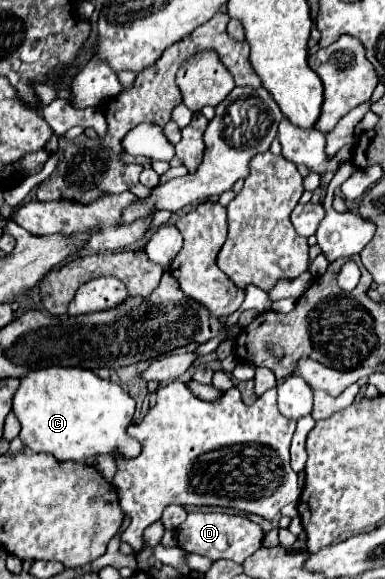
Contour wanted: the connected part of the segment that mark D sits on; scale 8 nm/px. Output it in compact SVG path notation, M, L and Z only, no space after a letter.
M188 513L188 519L176 529L178 545L196 555L204 555L212 561L218 559L232 559L234 563L244 563L254 551L262 547L262 529L242 515L228 515L228 513Z

